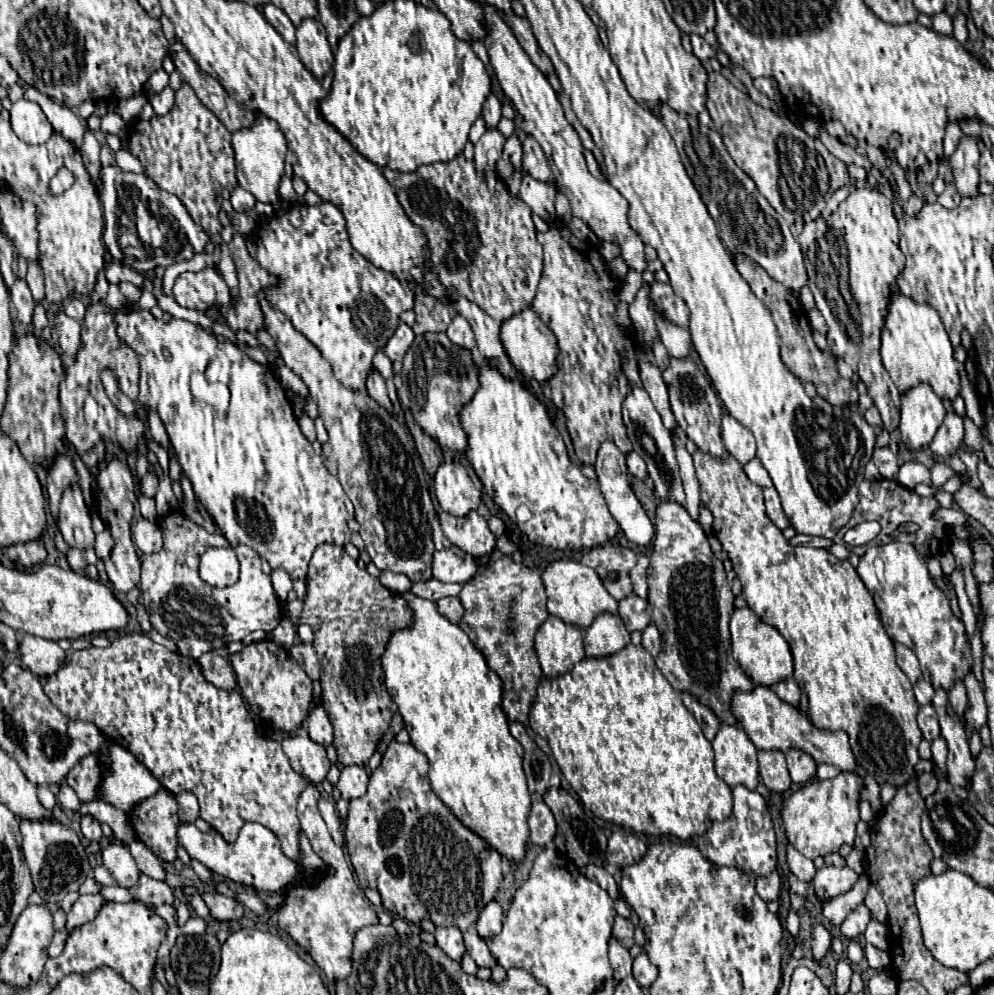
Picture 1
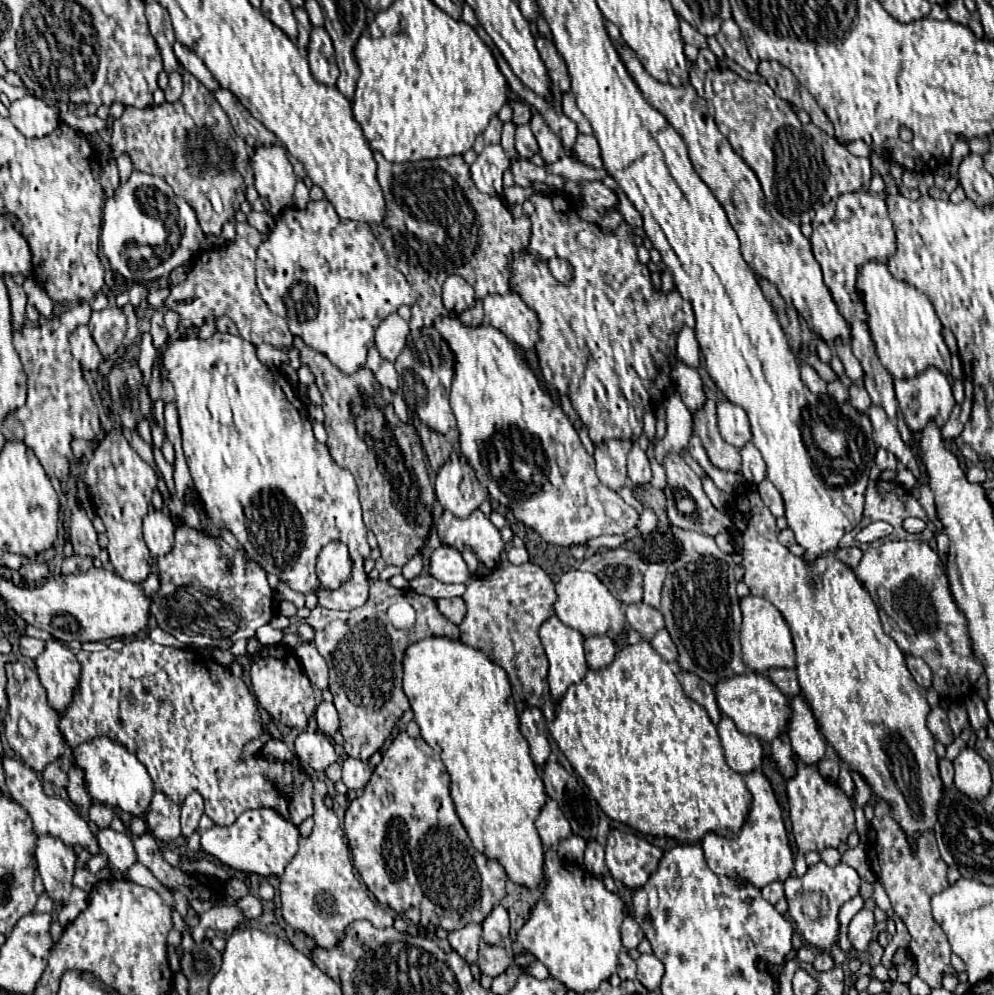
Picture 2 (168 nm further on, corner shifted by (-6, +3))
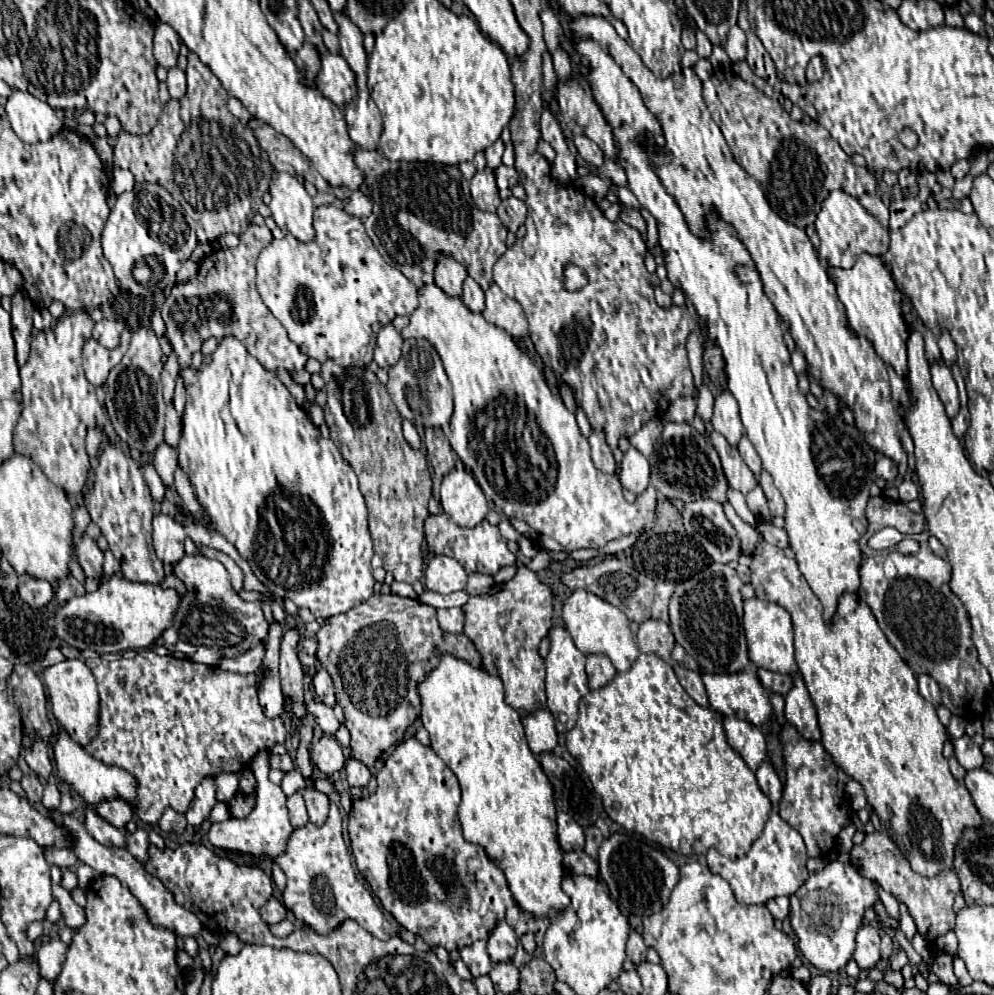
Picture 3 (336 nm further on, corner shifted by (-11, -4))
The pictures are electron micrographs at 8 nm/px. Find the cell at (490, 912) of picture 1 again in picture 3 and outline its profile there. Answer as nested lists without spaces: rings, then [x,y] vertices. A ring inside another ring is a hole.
[[[499,920],[499,924],[495,924],[495,928],[491,930],[491,936],[487,942],[487,952],[489,952],[491,960],[493,962],[507,962],[513,958],[515,948],[517,948],[515,930],[505,920]]]

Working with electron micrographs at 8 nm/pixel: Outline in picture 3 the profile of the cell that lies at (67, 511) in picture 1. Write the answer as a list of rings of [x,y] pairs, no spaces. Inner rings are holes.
[[[83,534],[83,540],[75,548],[75,554],[79,558],[85,576],[97,576],[97,578],[103,576],[103,552],[99,550],[97,542],[91,536]]]

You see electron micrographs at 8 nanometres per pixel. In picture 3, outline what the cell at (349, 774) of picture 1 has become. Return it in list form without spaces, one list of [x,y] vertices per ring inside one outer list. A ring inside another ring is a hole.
[[[351,758],[351,760],[345,762],[345,778],[347,778],[349,786],[365,788],[367,782],[369,782],[369,778],[371,778],[371,772],[369,772],[369,768],[363,762]]]

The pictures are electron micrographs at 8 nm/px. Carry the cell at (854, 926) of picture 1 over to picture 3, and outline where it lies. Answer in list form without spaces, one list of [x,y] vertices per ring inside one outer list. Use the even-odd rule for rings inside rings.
[[[863,924],[857,932],[857,946],[853,954],[861,970],[869,970],[879,962],[879,928]]]

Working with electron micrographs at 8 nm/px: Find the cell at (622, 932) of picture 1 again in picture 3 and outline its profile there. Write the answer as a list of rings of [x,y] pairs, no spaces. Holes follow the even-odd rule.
[[[631,930],[629,940],[627,940],[627,958],[635,964],[645,962],[645,954],[647,954],[647,946],[641,938],[641,934],[637,930]]]

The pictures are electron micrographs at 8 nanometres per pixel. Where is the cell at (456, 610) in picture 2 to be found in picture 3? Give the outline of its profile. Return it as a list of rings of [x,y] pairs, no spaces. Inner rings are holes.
[[[445,608],[445,610],[437,610],[437,618],[439,618],[439,626],[441,626],[445,632],[451,632],[451,634],[463,632],[465,614],[463,614],[461,608]]]

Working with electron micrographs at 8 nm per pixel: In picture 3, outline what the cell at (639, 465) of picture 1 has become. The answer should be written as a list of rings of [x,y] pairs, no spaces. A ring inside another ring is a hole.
[[[635,448],[627,450],[623,456],[621,474],[619,474],[621,486],[631,490],[633,494],[641,494],[649,486],[649,478],[651,478],[651,468],[647,458]]]

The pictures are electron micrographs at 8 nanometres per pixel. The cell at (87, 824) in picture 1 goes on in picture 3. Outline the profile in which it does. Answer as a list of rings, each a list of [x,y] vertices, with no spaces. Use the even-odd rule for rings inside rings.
[[[117,798],[117,800],[109,800],[109,802],[101,802],[97,806],[97,814],[101,818],[105,818],[109,824],[113,824],[115,828],[123,830],[125,824],[133,818],[133,808],[125,800]]]

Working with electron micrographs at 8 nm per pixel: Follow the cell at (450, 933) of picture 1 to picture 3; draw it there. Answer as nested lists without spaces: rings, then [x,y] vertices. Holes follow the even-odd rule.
[[[477,940],[477,942],[461,948],[459,952],[461,952],[461,960],[467,964],[473,978],[489,974],[493,962],[491,962],[491,958],[487,954],[487,942],[485,940]]]

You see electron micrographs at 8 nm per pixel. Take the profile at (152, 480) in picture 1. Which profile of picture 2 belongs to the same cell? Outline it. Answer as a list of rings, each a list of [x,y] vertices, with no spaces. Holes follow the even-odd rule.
[[[112,429],[106,433],[106,437],[94,449],[94,455],[88,461],[84,473],[84,483],[90,493],[92,505],[96,509],[96,515],[102,519],[106,535],[110,539],[110,563],[126,581],[142,583],[152,569],[153,558],[142,539],[142,517],[147,514],[150,497],[156,489],[156,479],[158,477],[154,469],[138,457],[120,429]]]

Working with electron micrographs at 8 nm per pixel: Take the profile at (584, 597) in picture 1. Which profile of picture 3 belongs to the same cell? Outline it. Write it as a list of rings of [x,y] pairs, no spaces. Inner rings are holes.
[[[583,588],[573,590],[563,604],[563,622],[575,646],[583,654],[605,654],[613,662],[617,672],[625,672],[627,668],[631,668],[631,664],[639,656],[637,646],[633,642],[633,634],[629,630],[629,618],[619,608],[607,604],[607,600],[595,596],[593,592],[587,592]]]

